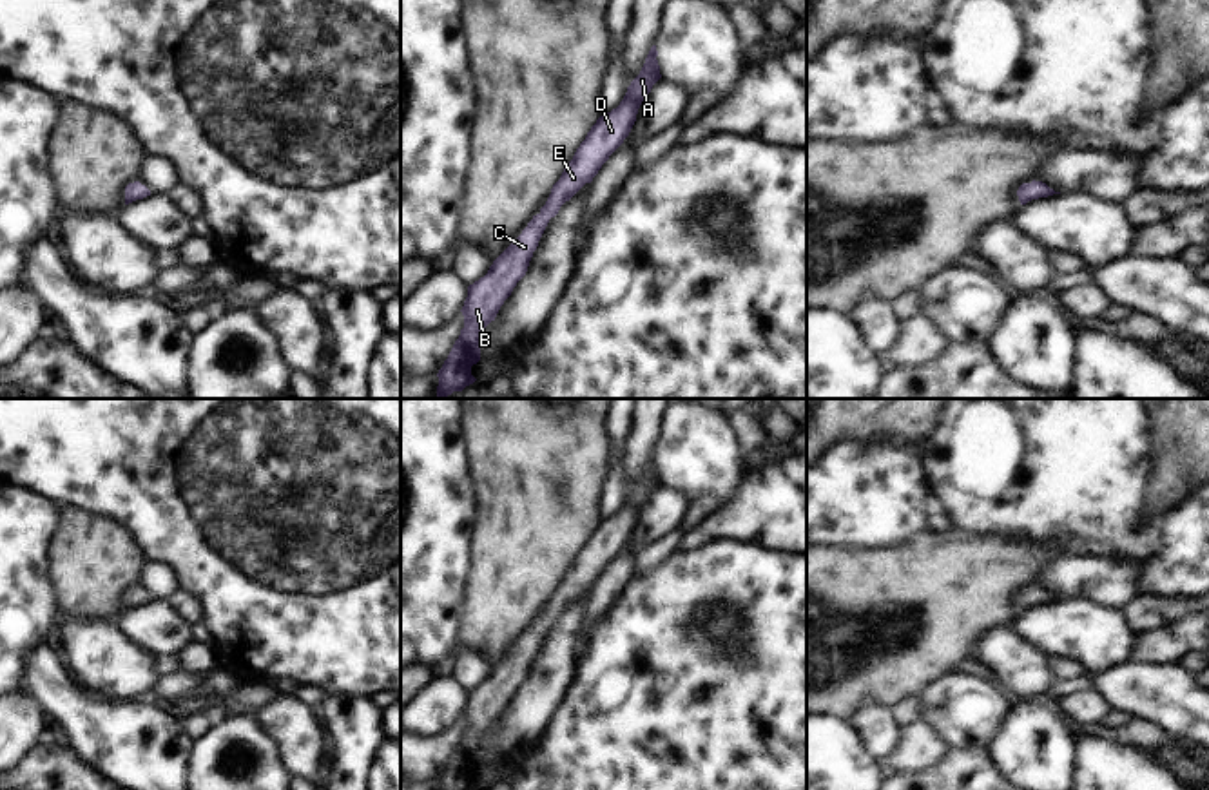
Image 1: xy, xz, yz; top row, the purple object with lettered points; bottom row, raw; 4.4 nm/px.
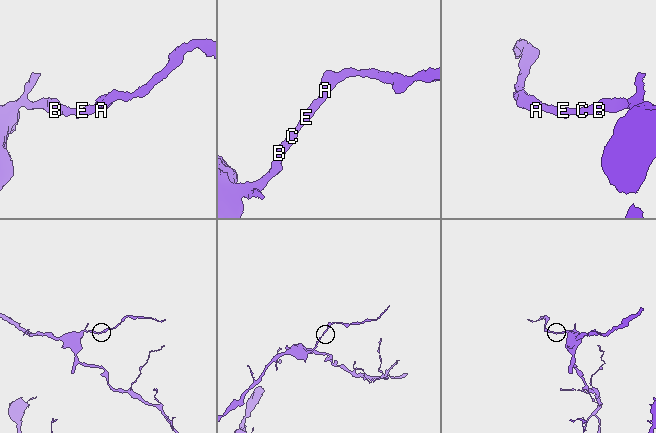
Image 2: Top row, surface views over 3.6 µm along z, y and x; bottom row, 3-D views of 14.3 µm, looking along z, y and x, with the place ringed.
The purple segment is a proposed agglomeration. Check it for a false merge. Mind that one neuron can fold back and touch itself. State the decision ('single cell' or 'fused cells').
single cell

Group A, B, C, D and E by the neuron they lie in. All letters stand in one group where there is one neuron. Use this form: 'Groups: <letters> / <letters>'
Groups: A B C D E

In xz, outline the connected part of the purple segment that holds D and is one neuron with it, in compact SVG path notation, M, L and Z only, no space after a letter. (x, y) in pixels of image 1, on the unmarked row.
M656 451L651 453L640 480L631 487L620 511L602 518L553 591L546 611L522 640L493 667L488 679L468 692L462 712L464 734L439 776L439 790L473 790L471 772L480 766L480 737L495 727L500 712L526 681L533 658L549 629L585 589L591 589L609 562L629 542L638 515L662 484Z

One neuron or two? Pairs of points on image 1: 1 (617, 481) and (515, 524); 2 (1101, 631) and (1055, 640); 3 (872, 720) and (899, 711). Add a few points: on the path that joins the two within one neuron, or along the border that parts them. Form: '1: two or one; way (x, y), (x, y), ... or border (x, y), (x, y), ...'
1: two; border (608, 446), (599, 495), (600, 519)
2: one; way (1090, 631), (1066, 631)
3: two; border (890, 709), (896, 722), (903, 727)

